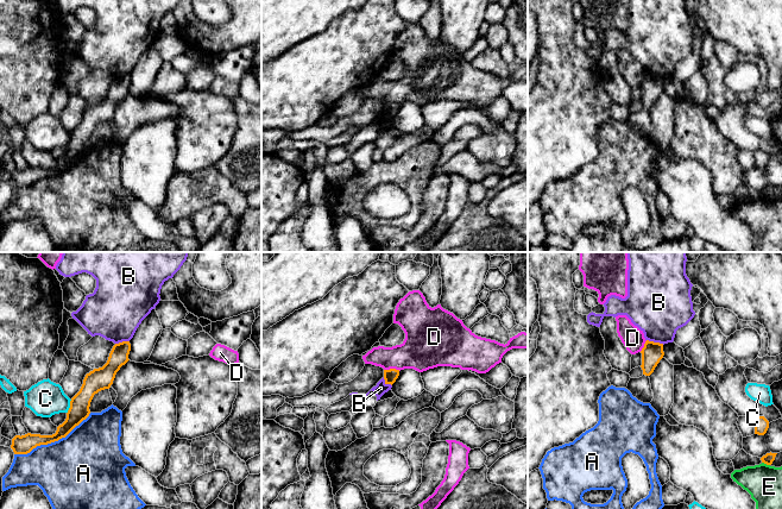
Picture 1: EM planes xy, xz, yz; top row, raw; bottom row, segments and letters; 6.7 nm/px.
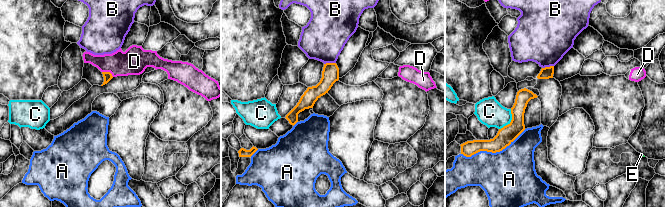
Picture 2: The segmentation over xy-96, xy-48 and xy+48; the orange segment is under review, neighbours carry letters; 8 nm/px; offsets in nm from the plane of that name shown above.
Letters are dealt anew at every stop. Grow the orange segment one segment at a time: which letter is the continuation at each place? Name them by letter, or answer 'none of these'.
none of these

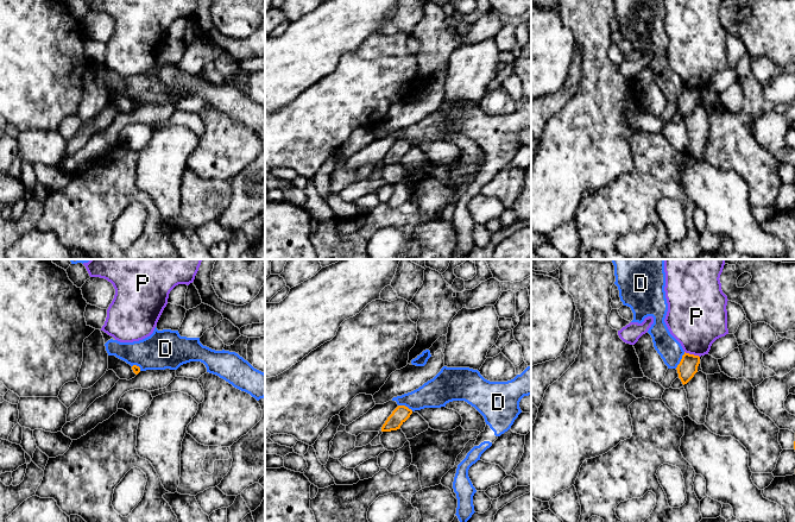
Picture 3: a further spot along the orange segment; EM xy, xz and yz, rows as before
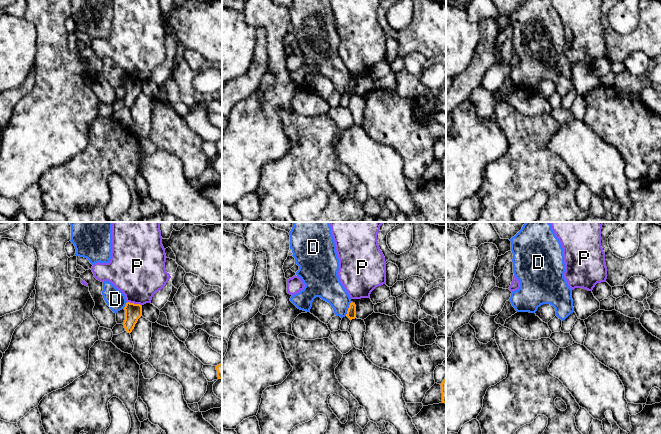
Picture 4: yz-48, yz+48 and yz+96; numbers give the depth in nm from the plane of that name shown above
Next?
none of these

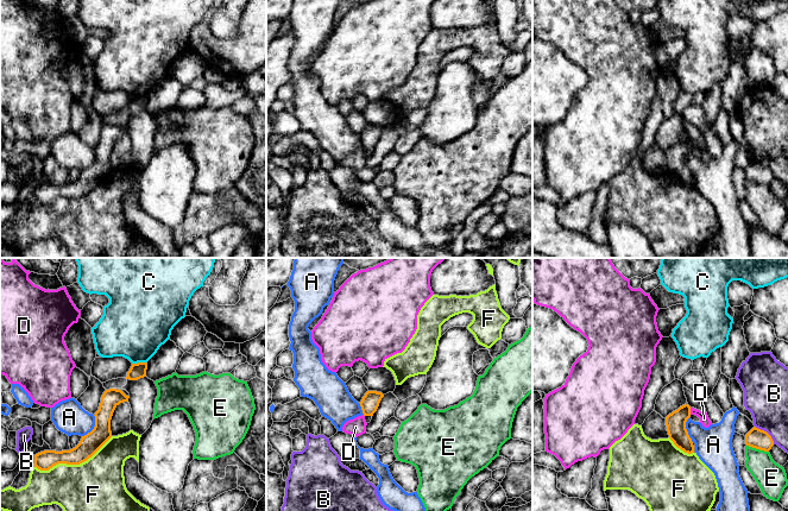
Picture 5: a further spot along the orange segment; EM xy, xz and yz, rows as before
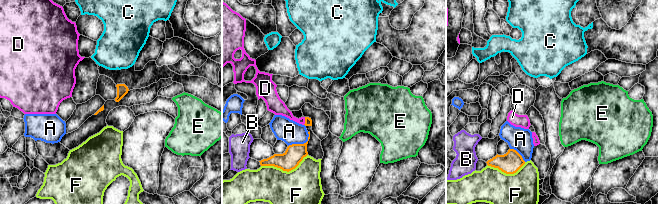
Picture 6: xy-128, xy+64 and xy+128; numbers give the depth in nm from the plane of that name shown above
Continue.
none of these

